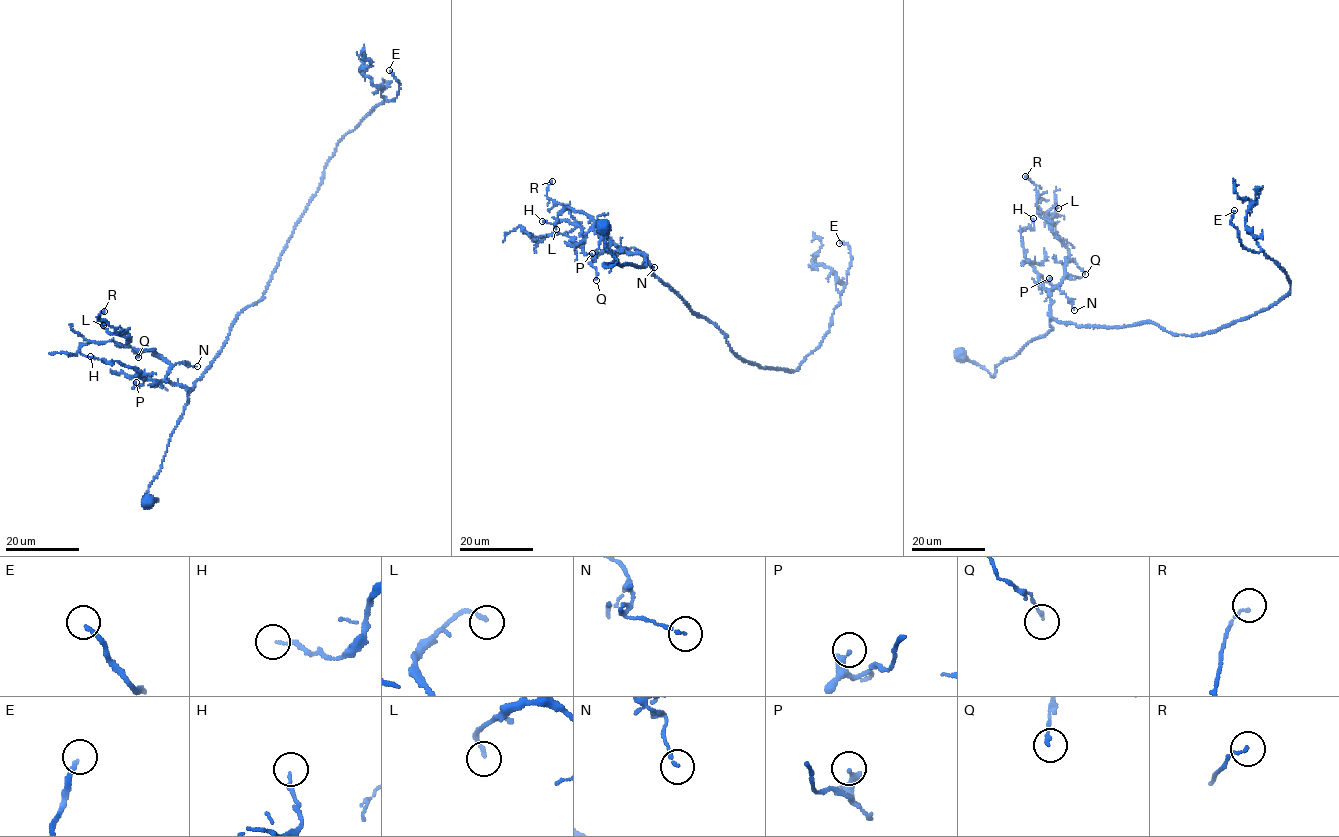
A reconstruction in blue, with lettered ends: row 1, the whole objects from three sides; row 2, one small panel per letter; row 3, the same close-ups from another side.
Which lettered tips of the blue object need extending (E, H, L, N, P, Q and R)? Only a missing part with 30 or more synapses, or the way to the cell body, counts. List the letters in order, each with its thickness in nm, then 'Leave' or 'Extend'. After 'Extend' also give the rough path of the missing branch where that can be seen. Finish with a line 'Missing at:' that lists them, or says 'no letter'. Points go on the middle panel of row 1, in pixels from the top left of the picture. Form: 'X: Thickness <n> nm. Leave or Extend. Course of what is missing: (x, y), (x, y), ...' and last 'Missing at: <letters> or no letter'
E: Thickness 180 nm. Extend. Course of what is missing: (839, 243), (827, 259), (830, 268), (823, 271), (816, 263), (819, 252)
H: Thickness 130 nm. Leave
L: Thickness 140 nm. Leave
N: Thickness 120 nm. Leave
P: Thickness 200 nm. Leave
Q: Thickness 140 nm. Leave
R: Thickness 120 nm. Leave
Missing at: E

